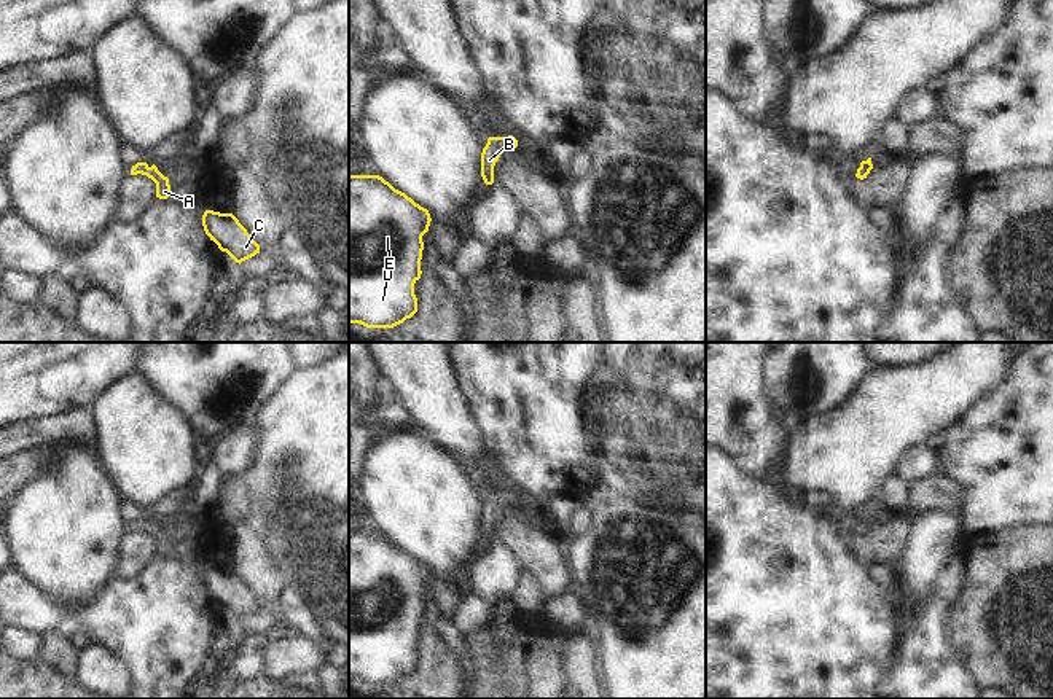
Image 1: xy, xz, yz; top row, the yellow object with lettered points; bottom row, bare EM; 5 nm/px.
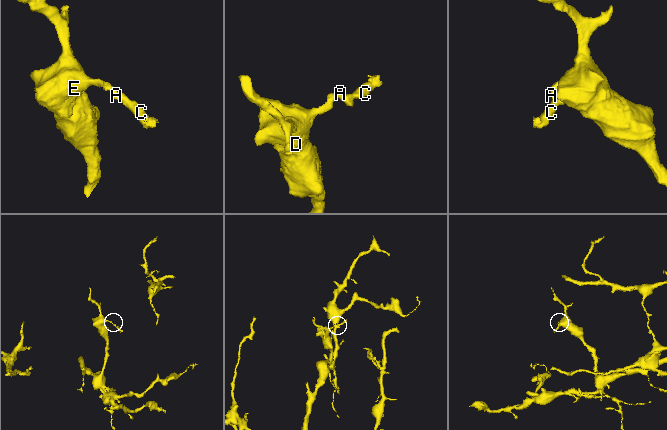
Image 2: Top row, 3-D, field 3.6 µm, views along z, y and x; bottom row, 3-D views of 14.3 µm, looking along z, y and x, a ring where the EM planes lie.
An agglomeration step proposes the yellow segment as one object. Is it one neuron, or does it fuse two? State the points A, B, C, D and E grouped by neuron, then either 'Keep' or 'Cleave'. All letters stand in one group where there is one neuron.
Groups: A B C D E. Keep.

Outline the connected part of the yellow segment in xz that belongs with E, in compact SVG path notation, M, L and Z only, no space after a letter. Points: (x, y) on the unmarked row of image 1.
M349 532L349 680L393 685L417 669L414 640L421 635L422 592L430 570L379 532Z

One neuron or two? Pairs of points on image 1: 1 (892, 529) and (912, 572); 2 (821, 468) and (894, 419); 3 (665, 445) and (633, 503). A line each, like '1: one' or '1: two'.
1: two
2: one
3: two

